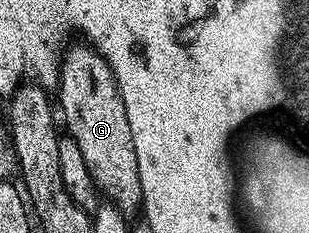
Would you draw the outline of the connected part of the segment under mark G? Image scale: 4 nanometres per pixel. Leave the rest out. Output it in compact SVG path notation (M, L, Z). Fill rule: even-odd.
M88 43L80 44L70 44L61 55L60 77L55 88L59 117L69 128L68 136L83 151L83 163L87 163L100 196L116 205L121 213L130 215L142 208L141 184L121 92L117 90L111 66L100 53Z

